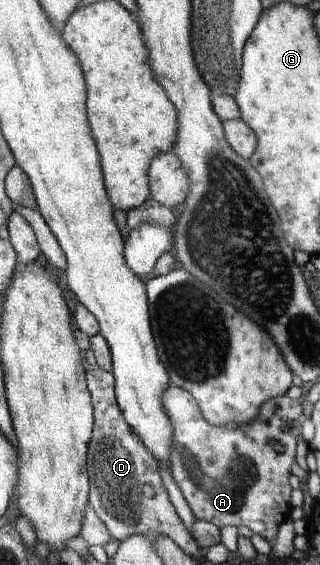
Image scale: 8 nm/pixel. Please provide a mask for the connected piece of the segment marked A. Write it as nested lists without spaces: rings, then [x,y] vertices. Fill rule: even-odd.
[[[169,385],[164,392],[164,409],[171,419],[173,429],[172,457],[170,458],[170,472],[180,488],[187,504],[196,519],[209,521],[215,526],[247,526],[255,534],[260,534],[272,547],[276,541],[277,533],[284,522],[289,518],[289,476],[291,476],[291,464],[295,462],[295,444],[297,444],[297,430],[299,424],[295,418],[301,418],[299,414],[299,401],[291,400],[288,395],[273,397],[261,406],[259,416],[251,424],[227,424],[215,426],[205,420],[200,413],[199,404],[193,395],[182,388]],[[273,444],[283,444],[285,452],[277,452]]]

